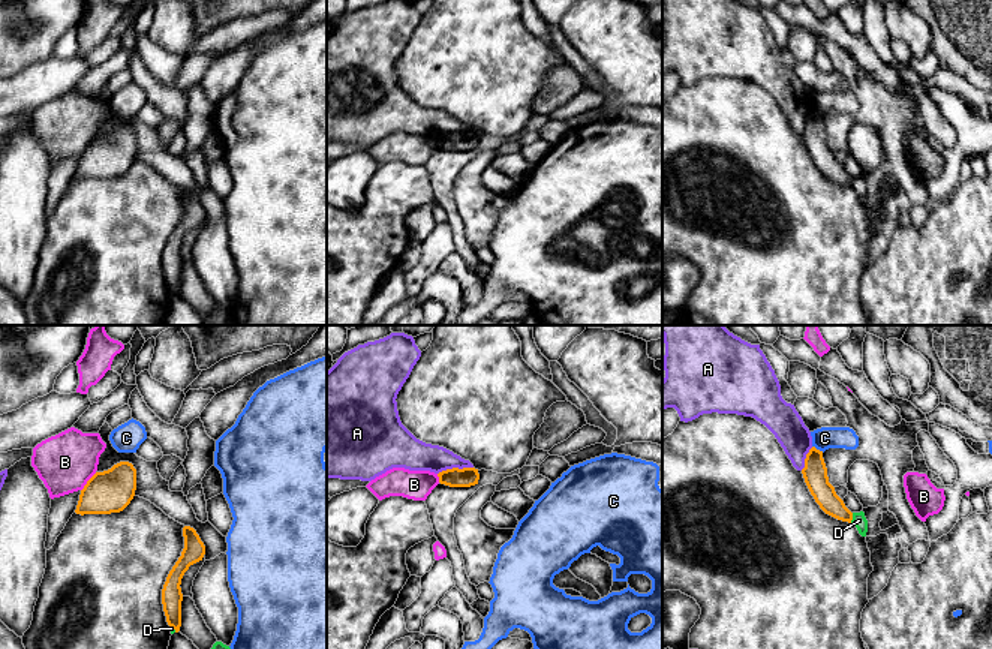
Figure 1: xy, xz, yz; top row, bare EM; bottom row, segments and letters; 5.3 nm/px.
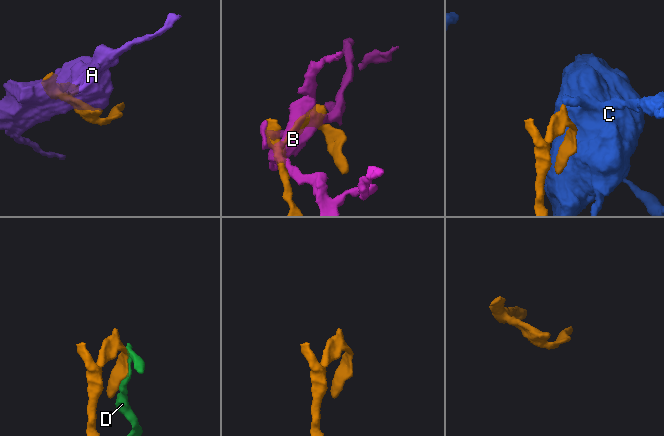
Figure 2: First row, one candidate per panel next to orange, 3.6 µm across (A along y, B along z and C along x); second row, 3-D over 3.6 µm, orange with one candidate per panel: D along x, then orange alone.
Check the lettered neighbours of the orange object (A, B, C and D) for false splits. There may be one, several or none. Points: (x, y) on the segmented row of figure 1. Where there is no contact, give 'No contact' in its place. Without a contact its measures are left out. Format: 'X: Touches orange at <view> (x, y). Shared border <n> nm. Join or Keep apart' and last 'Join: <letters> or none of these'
A: Touches orange at xz (454, 468). Shared border 200 nm. Keep apart
B: Touches orange at xy (87, 481). Shared border 130 nm. Keep apart
C: Touches orange at yz (818, 450). Shared border 70 nm. Keep apart
D: Touches orange at yz (851, 517). Shared border 60 nm. Keep apart
Join: none of these

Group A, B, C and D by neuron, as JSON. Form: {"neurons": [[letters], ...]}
{"neurons": [["A"], ["B"], ["C"], ["D"]]}

